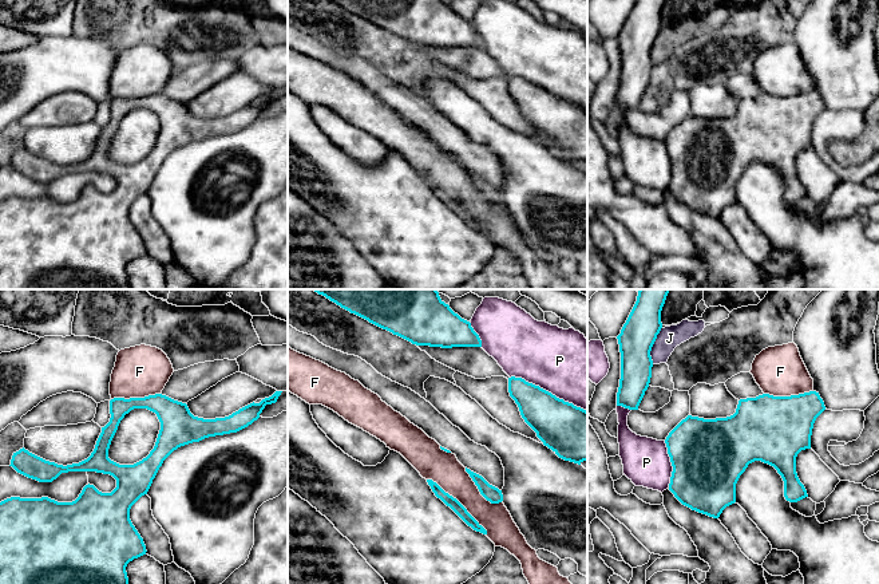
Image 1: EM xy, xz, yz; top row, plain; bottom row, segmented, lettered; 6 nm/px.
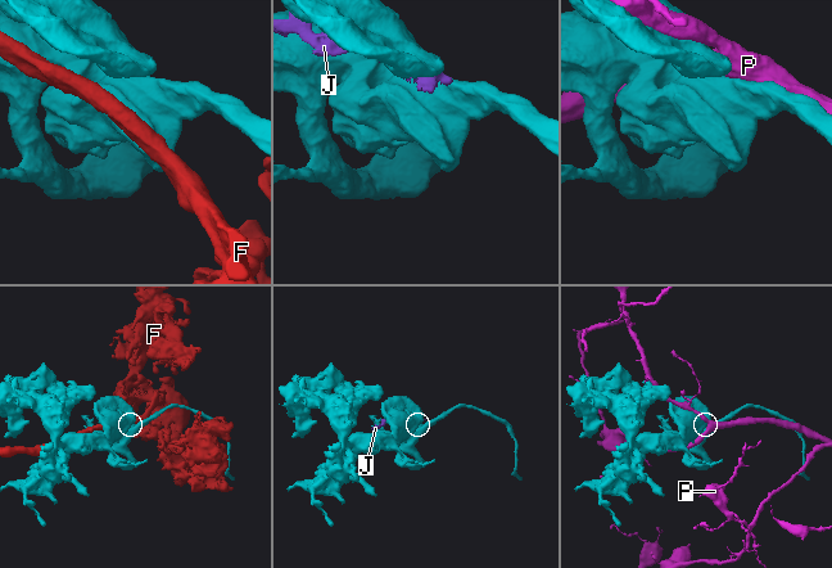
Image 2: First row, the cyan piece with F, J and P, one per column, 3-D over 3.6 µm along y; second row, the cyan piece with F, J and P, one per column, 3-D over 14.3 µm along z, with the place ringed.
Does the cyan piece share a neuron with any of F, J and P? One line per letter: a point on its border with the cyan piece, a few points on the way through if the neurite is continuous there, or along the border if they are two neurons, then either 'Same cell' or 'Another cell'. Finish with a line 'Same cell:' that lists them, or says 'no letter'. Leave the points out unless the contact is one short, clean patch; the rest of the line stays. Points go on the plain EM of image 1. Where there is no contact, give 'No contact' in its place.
F: Touches cyan at xz (459, 202). Another cell
J: Touches cyan at yz (652, 46). Another cell
P: Touches cyan at xz (547, 91). Another cell
Same cell: no letter

